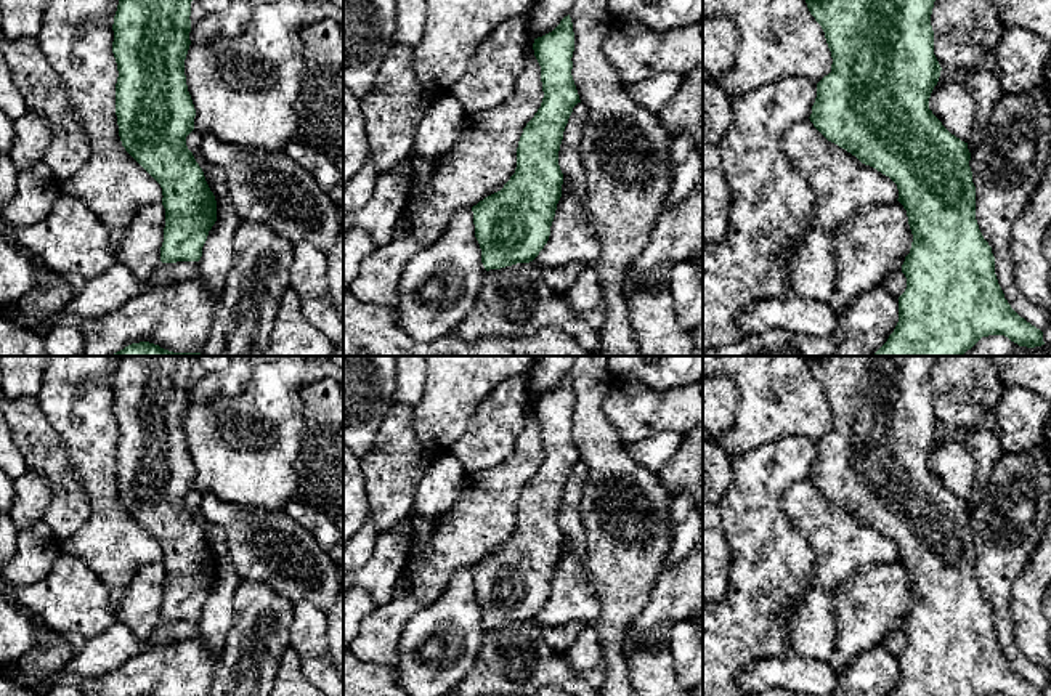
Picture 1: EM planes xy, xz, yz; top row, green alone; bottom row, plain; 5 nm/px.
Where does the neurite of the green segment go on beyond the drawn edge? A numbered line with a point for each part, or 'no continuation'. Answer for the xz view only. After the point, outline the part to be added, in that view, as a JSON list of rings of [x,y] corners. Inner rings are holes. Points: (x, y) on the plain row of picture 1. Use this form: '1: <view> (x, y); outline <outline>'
no continuation

